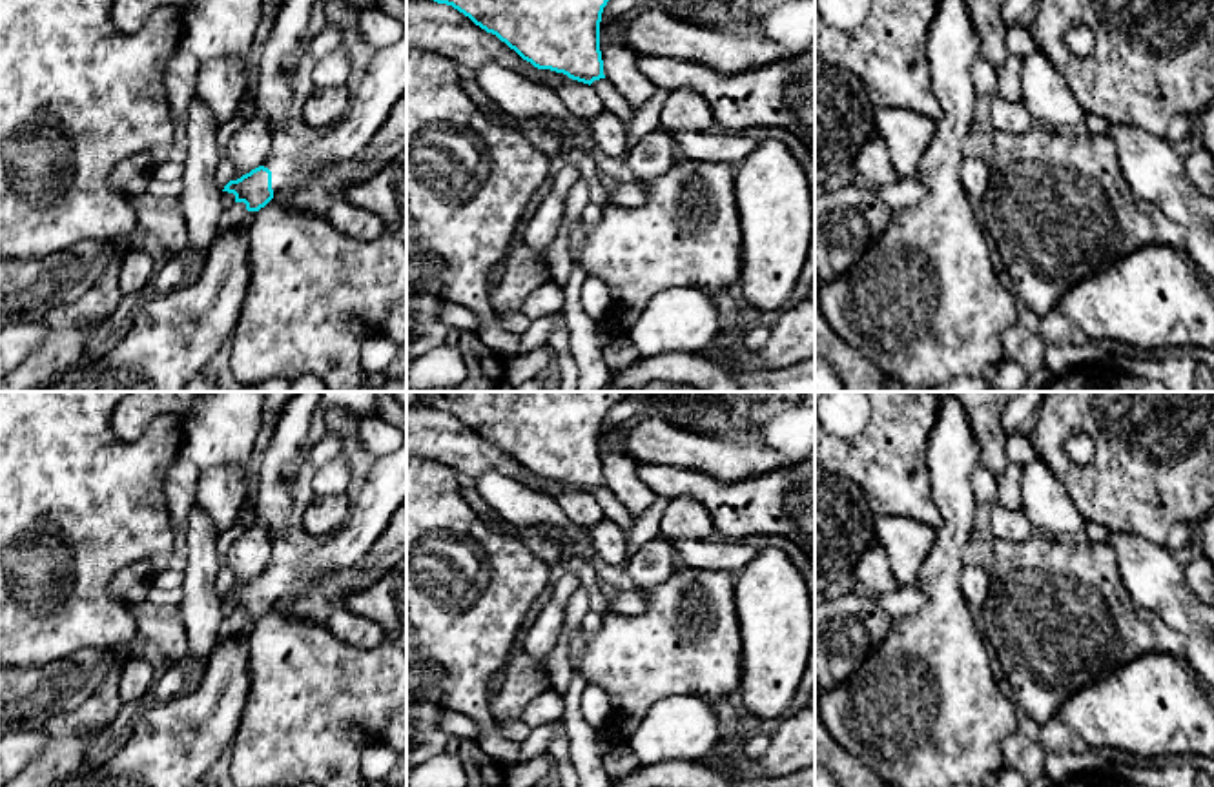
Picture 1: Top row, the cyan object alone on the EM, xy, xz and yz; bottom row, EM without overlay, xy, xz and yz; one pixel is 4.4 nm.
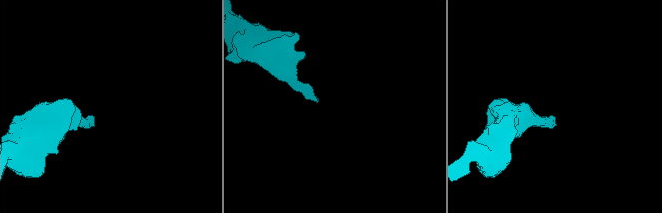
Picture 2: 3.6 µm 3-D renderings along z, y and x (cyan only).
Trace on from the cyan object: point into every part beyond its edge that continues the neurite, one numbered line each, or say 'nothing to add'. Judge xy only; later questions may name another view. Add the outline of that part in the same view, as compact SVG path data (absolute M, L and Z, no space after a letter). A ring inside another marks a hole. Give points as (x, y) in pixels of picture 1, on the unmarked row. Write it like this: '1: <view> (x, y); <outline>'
1: xy (385, 487); M406 434L403 445L376 459L346 523L295 563L270 565L273 605L304 598L317 583L359 563L406 499Z

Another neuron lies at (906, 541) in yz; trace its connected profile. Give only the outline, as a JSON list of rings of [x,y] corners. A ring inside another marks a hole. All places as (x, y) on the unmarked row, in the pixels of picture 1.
[[[875,516],[877,543],[884,548],[899,587],[915,585],[937,530],[910,517]]]

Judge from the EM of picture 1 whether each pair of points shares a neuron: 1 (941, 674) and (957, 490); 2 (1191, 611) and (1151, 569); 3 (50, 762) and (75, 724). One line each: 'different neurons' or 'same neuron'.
1: same neuron
2: same neuron
3: same neuron

